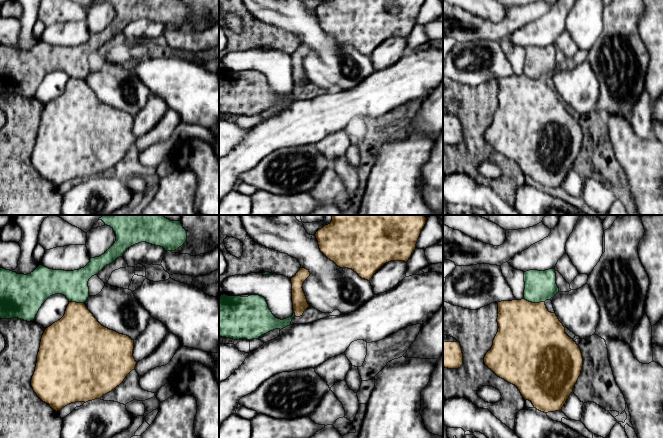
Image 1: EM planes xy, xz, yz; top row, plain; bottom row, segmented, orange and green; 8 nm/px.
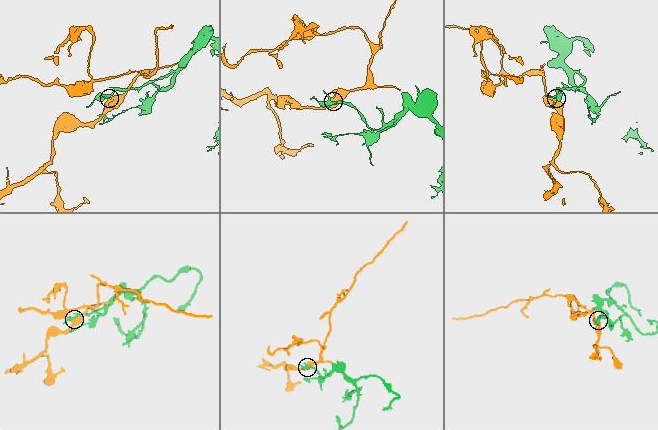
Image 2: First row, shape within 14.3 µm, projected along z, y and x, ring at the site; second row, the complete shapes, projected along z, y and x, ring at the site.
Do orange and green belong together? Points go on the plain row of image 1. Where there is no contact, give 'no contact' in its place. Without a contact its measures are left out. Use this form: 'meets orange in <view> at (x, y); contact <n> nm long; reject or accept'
meets orange in yz at (534, 79); contact 170 nm long; accept

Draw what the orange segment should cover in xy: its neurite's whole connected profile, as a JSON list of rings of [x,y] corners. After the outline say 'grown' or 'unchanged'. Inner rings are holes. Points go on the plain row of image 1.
[[[182,0],[105,1],[114,6],[116,17],[104,30],[91,34],[84,44],[64,47],[39,41],[27,51],[0,44],[1,95],[34,97],[42,80],[50,72],[62,70],[69,76],[64,92],[46,104],[42,111],[31,156],[37,172],[56,188],[71,179],[100,175],[119,162],[137,140],[133,133],[134,116],[102,102],[84,80],[89,73],[89,55],[122,33],[135,20],[146,18],[163,23],[166,27],[175,27],[187,17],[187,7]]] | grown

